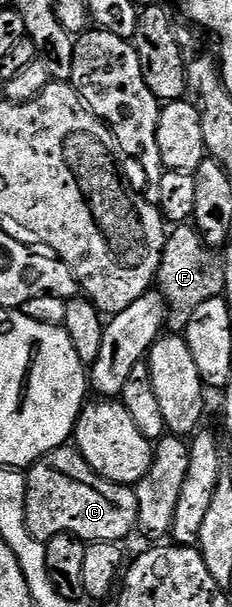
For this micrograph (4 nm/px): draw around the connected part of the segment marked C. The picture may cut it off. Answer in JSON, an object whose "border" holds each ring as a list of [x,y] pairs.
{"border":[[[74,446],[55,448],[45,454],[26,469],[27,493],[25,494],[25,522],[29,526],[29,534],[41,541],[52,540],[57,534],[68,532],[84,542],[109,540],[123,542],[123,539],[132,531],[136,531],[139,519],[137,518],[137,498],[134,487],[126,484],[115,484],[98,476],[85,462],[79,449]]]}

